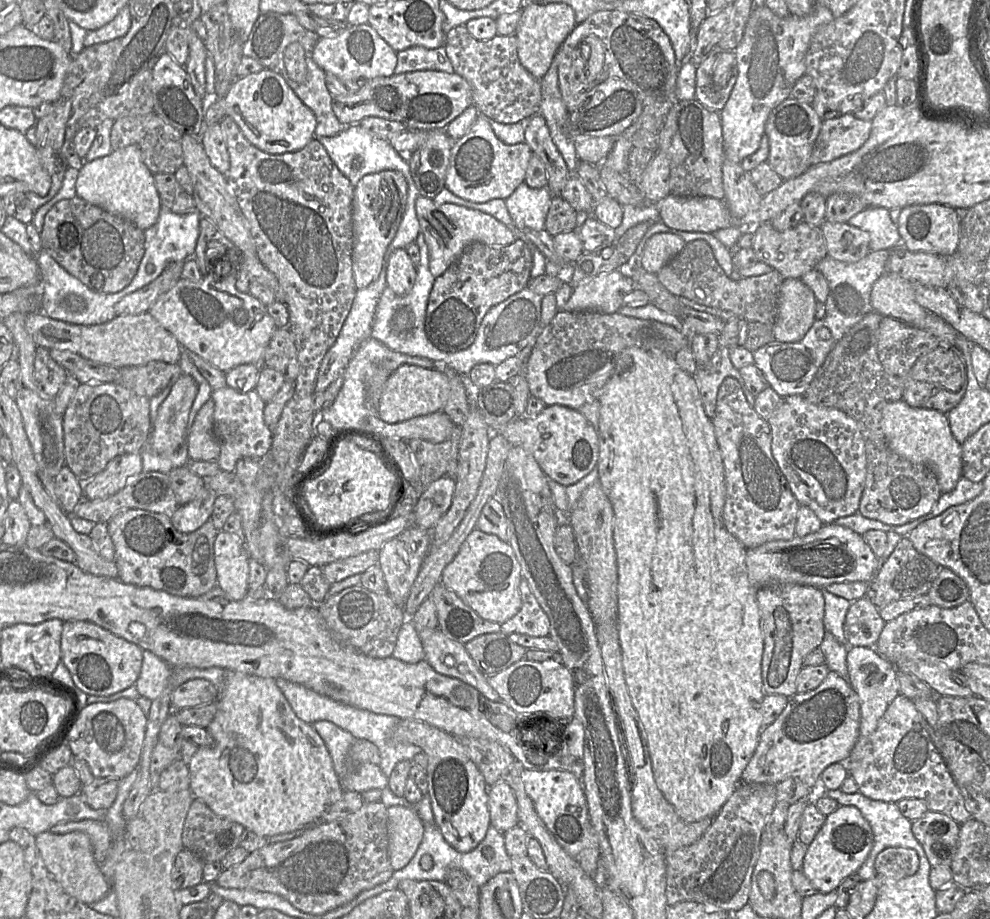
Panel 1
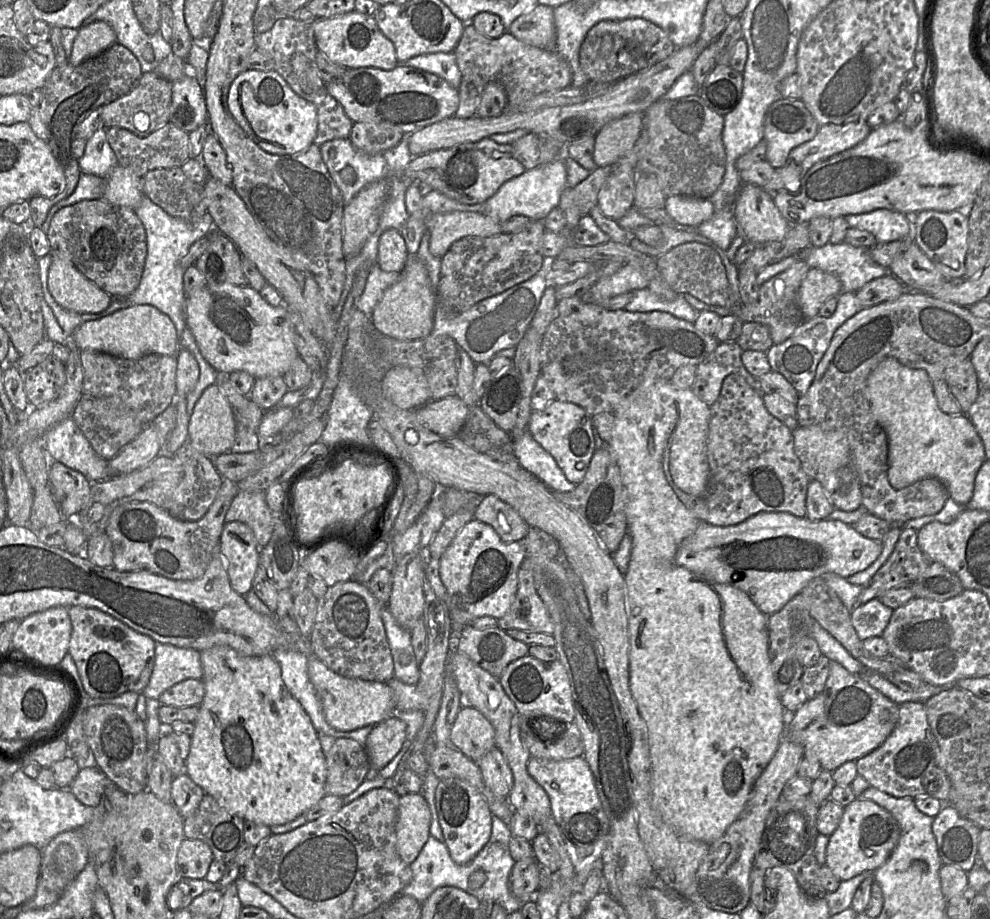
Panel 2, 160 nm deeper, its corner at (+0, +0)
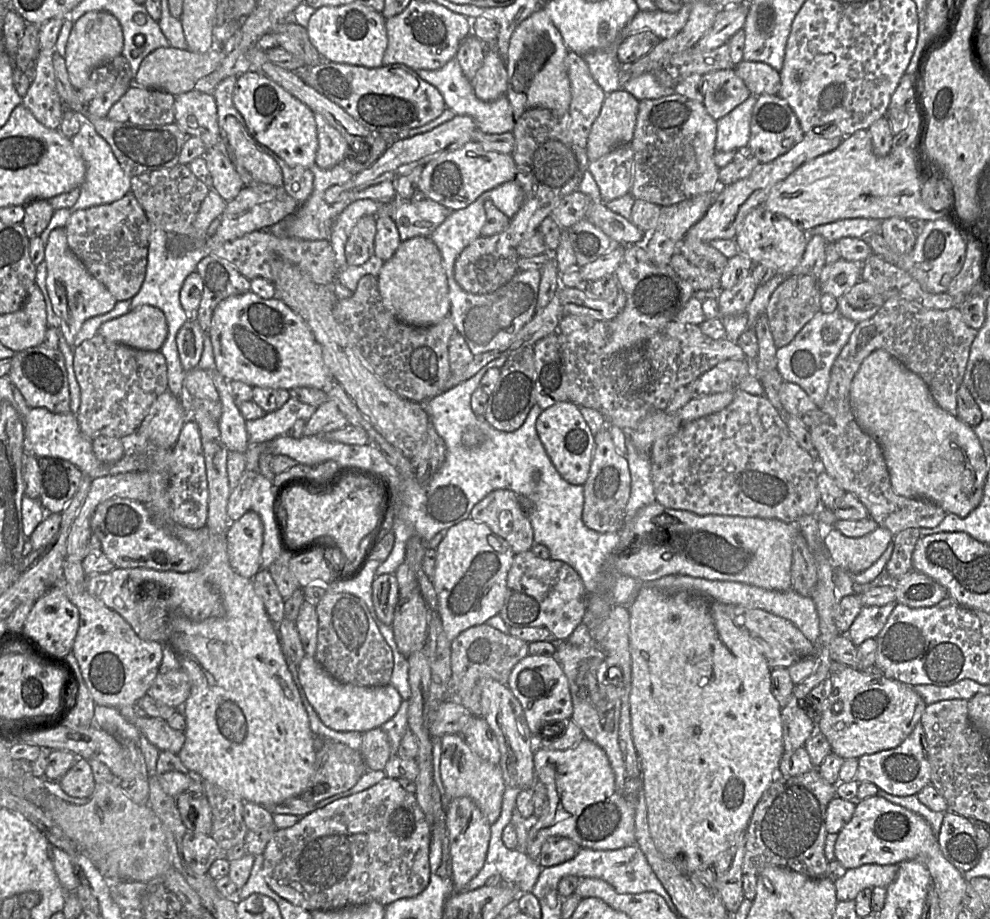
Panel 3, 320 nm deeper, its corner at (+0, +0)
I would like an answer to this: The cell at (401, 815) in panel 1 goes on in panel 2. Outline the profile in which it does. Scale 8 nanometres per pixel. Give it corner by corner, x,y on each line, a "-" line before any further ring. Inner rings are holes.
421,793
400,797
396,821
396,849
411,865
430,837
431,813

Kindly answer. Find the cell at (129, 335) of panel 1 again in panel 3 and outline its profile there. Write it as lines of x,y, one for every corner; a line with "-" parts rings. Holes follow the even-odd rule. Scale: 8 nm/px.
142,305
118,318
103,323
98,334
109,341
138,350
159,351
168,334
164,313
150,305

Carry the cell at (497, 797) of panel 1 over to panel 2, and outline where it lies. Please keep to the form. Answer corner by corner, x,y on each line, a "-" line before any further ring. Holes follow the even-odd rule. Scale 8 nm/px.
494,747
477,764
485,786
497,797
508,800
513,787
513,775
500,749

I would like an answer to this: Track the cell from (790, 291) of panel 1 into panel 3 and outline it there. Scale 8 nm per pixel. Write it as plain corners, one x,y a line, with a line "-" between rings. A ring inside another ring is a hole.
843,258
826,264
818,277
822,294
830,294
838,299
847,293
861,280
862,265
862,262
848,261

